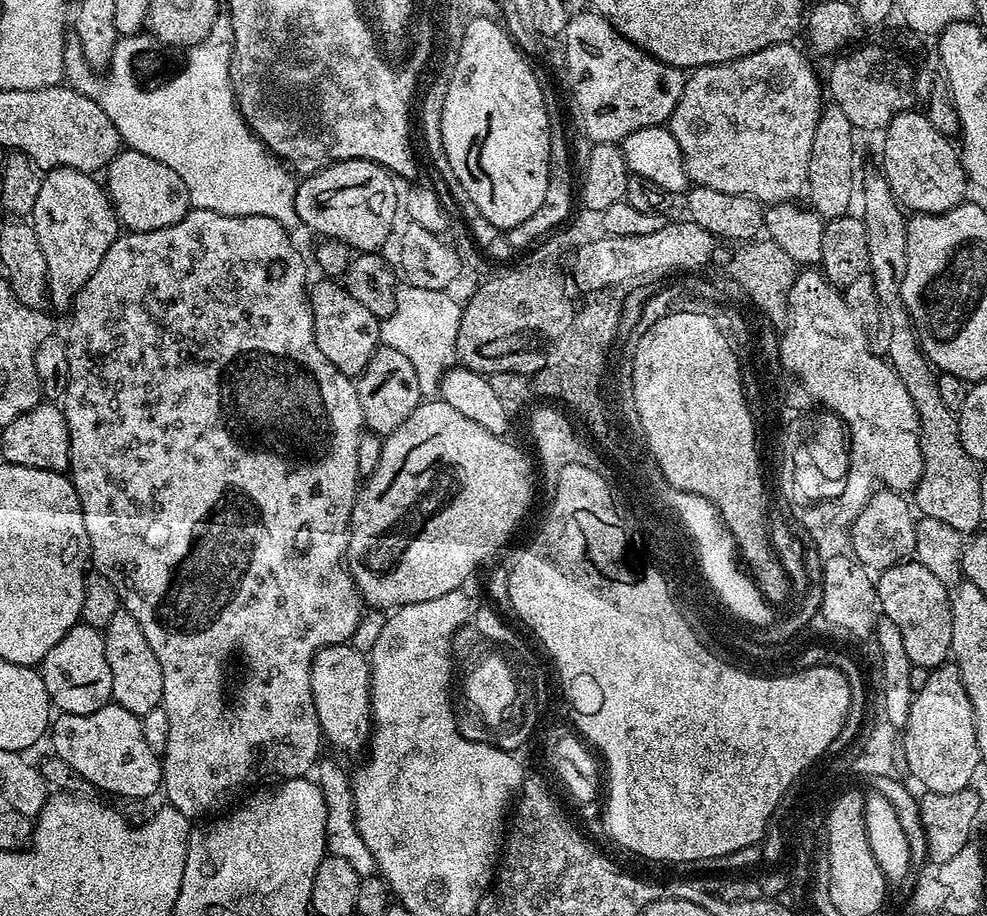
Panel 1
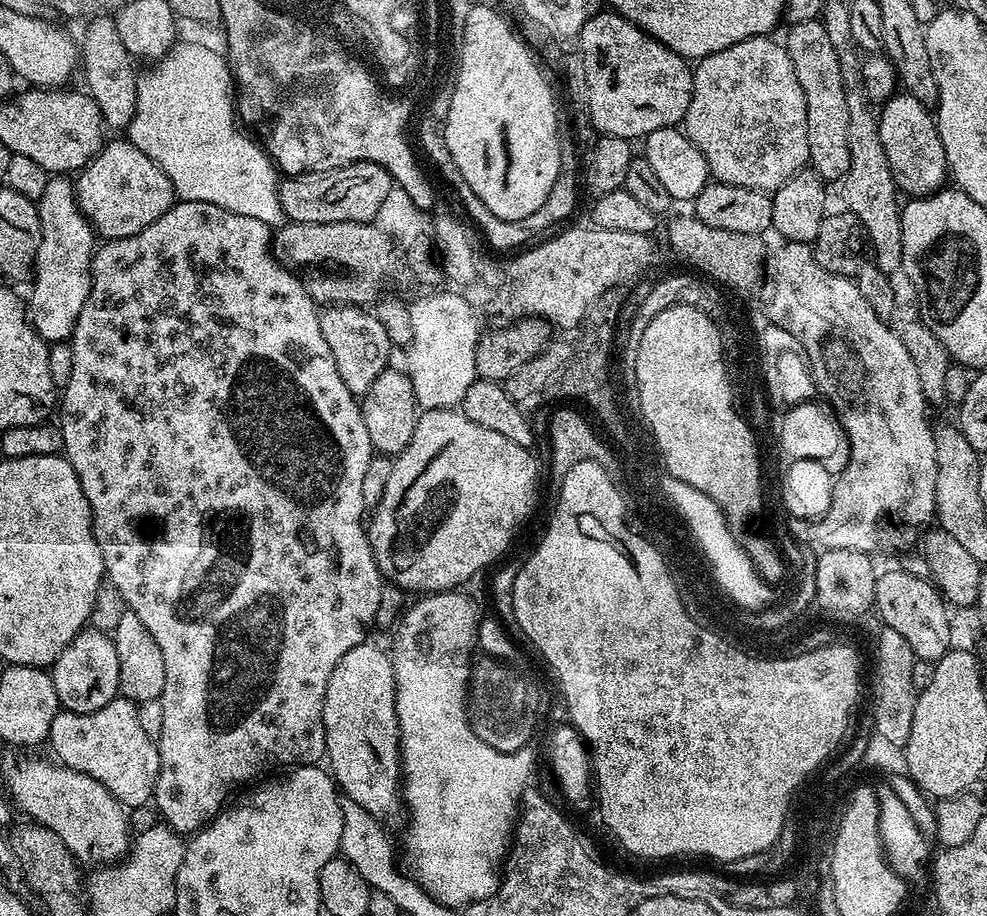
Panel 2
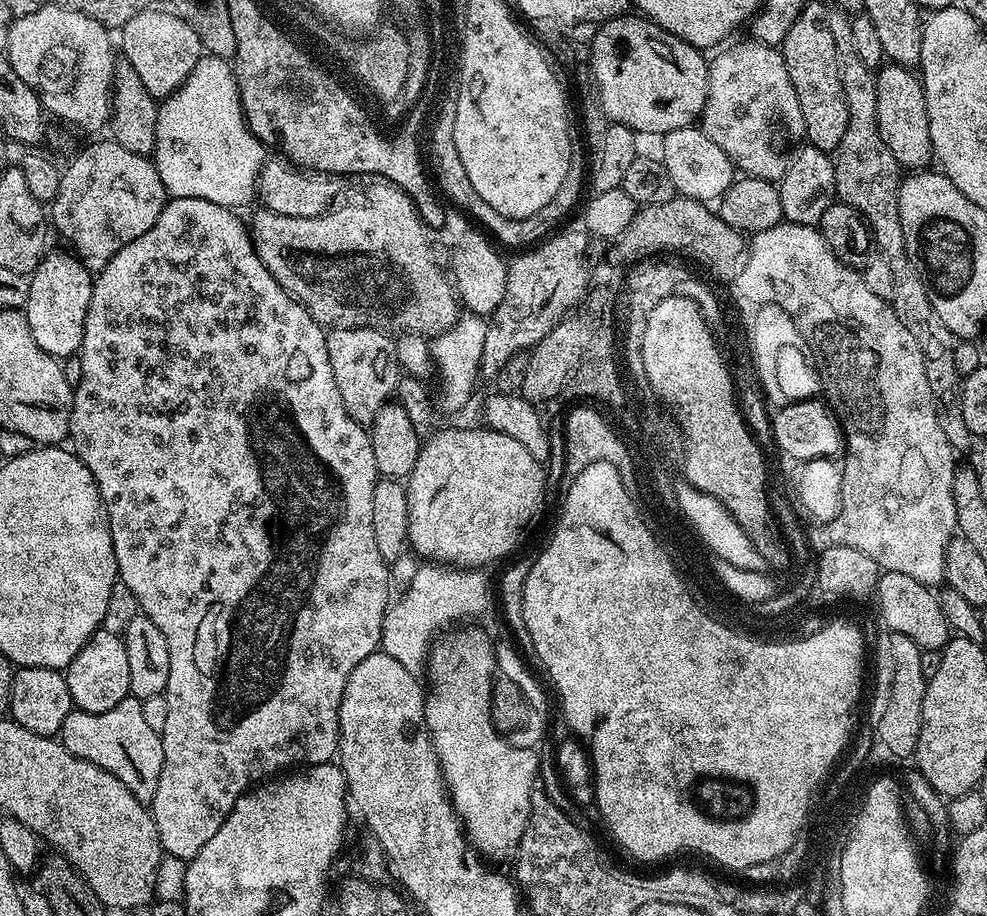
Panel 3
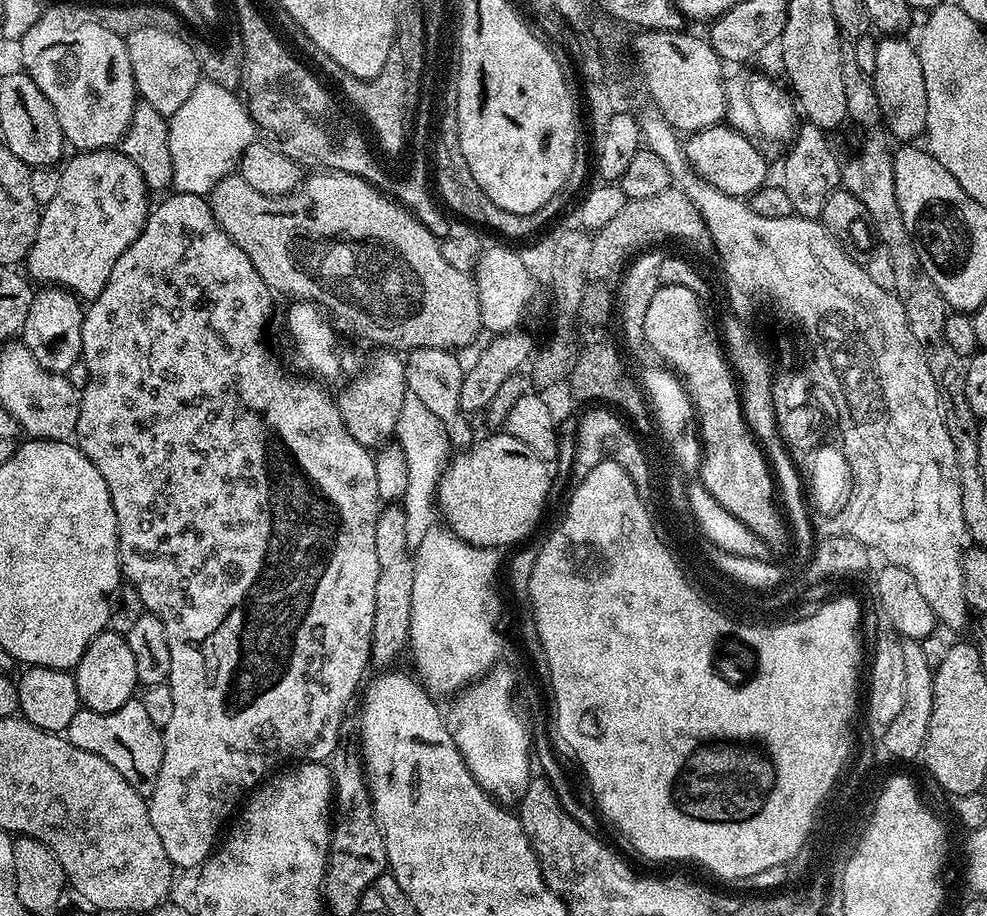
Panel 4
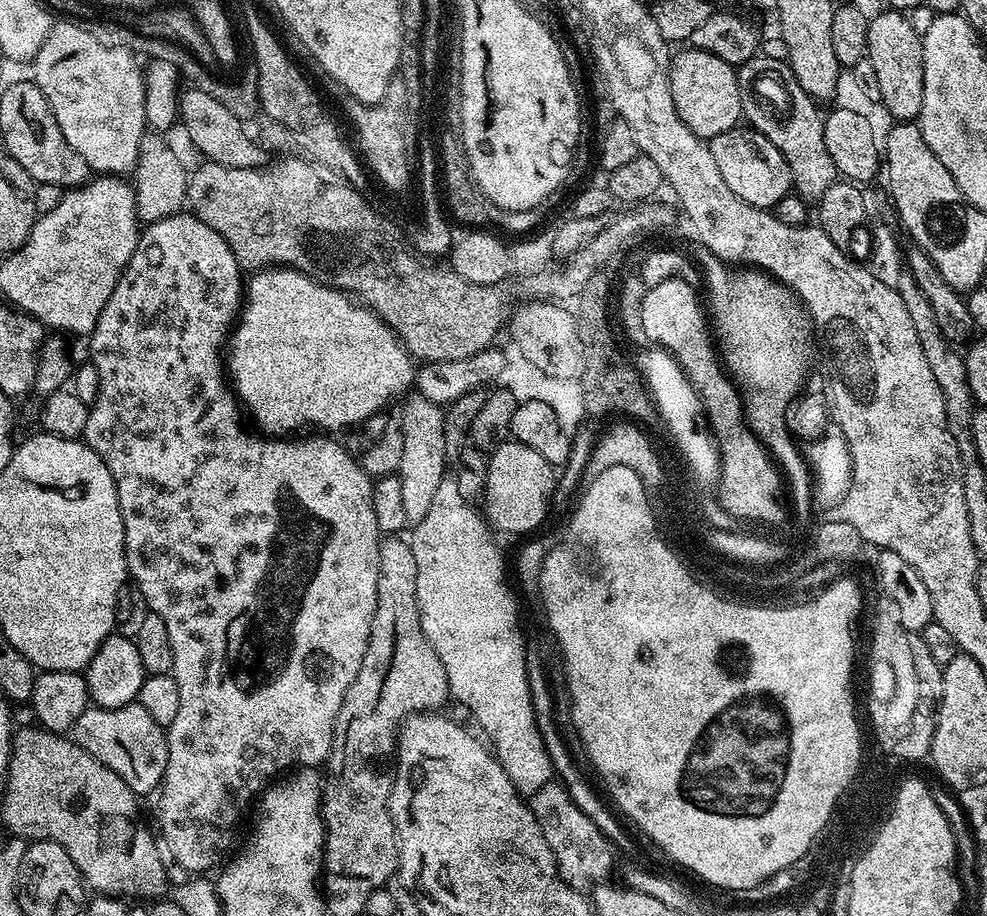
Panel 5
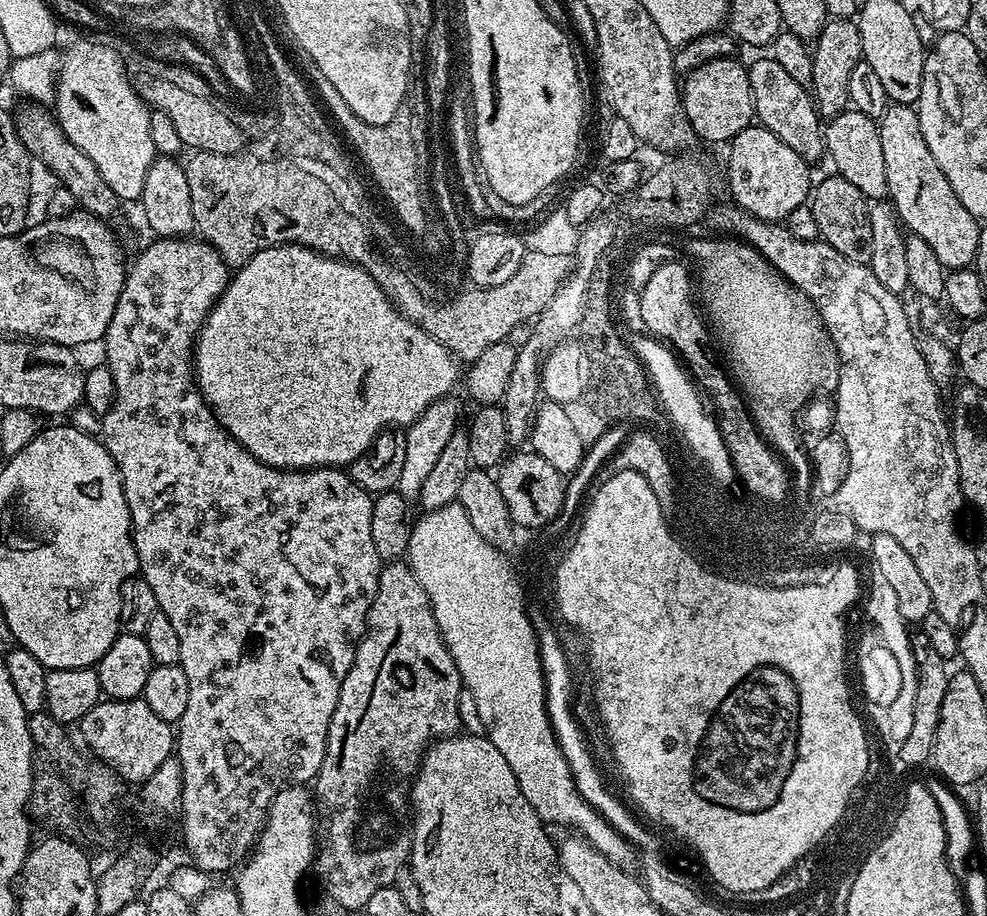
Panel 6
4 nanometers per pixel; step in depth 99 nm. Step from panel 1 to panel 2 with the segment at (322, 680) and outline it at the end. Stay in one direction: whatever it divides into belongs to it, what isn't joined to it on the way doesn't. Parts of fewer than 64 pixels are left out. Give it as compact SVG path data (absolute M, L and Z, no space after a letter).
M373 642L354 646L342 656L342 662L334 668L326 688L322 706L322 720L326 730L326 764L339 791L347 799L358 802L377 818L392 816L402 808L402 749L400 747L400 723L396 713L396 679L392 669L392 657Z

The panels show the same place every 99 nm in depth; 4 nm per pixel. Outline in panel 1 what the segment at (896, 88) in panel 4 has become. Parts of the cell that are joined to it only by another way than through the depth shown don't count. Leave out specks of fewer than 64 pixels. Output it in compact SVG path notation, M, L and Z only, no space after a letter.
M909 110L898 114L890 121L888 127L883 129L884 168L882 167L882 174L888 179L890 190L896 195L896 203L907 209L909 213L942 214L954 206L965 203L964 191L970 188L970 181L960 162L957 145L949 137L936 130L923 111L916 111Z

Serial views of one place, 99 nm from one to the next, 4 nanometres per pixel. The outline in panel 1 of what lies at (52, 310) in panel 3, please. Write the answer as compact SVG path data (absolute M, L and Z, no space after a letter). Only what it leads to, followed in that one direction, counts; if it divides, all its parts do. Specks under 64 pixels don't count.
M53 168L43 173L30 213L32 229L38 234L38 246L46 258L50 304L56 308L71 309L77 294L86 286L90 274L98 270L98 262L110 250L122 225L105 189L95 175L73 168Z

